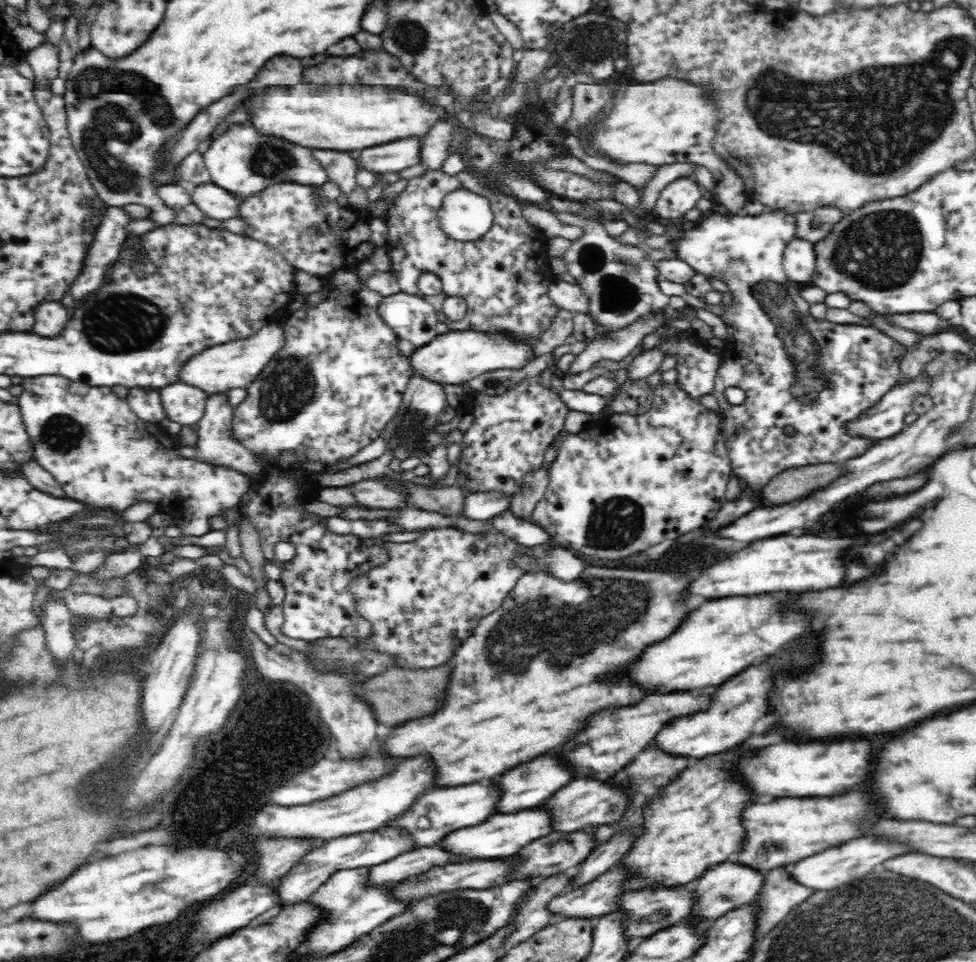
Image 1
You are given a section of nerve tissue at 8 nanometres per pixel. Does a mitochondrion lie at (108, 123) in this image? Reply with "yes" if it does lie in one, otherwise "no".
yes

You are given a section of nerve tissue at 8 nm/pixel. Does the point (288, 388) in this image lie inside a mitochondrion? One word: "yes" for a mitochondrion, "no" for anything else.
yes

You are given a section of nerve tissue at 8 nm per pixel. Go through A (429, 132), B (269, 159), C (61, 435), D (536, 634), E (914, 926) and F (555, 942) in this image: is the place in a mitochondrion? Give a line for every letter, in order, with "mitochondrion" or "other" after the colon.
A: other
B: mitochondrion
C: mitochondrion
D: mitochondrion
E: mitochondrion
F: mitochondrion

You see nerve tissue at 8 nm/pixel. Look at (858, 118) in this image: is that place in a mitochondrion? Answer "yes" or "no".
yes

